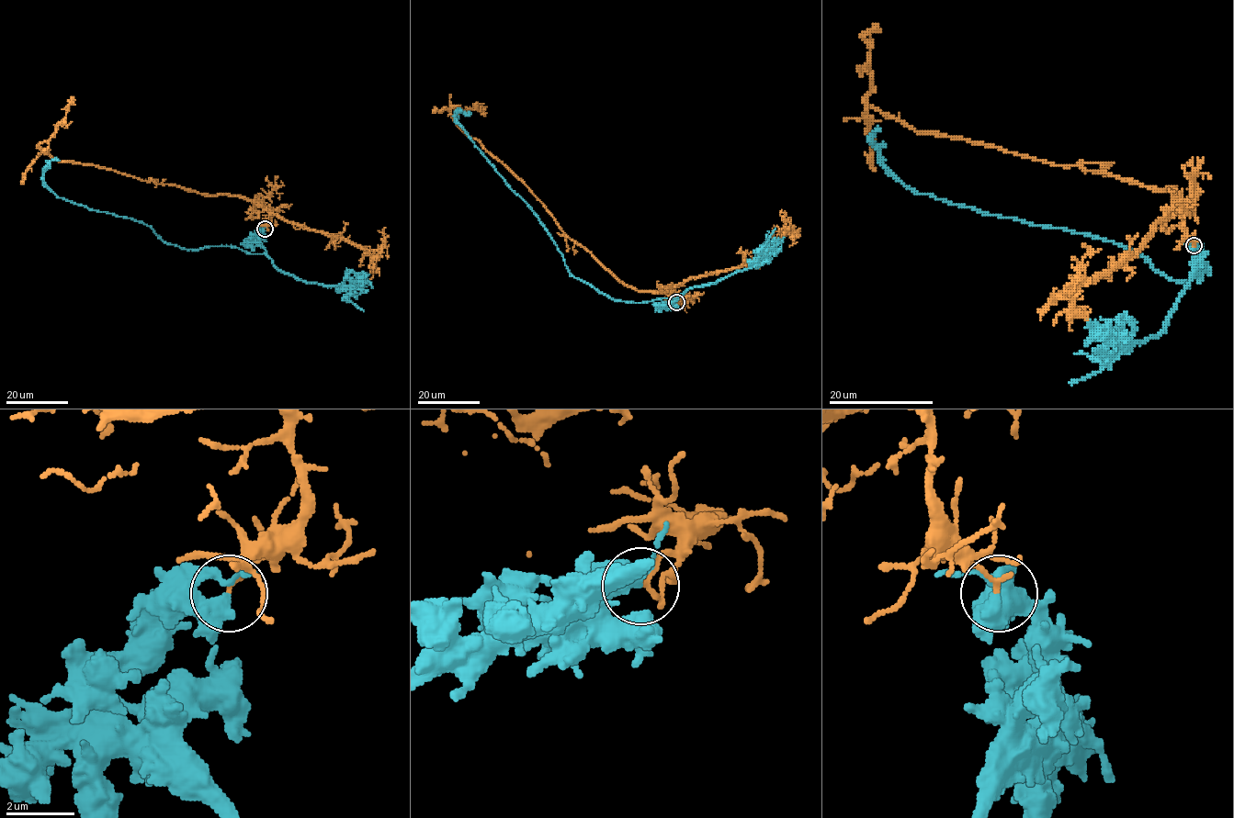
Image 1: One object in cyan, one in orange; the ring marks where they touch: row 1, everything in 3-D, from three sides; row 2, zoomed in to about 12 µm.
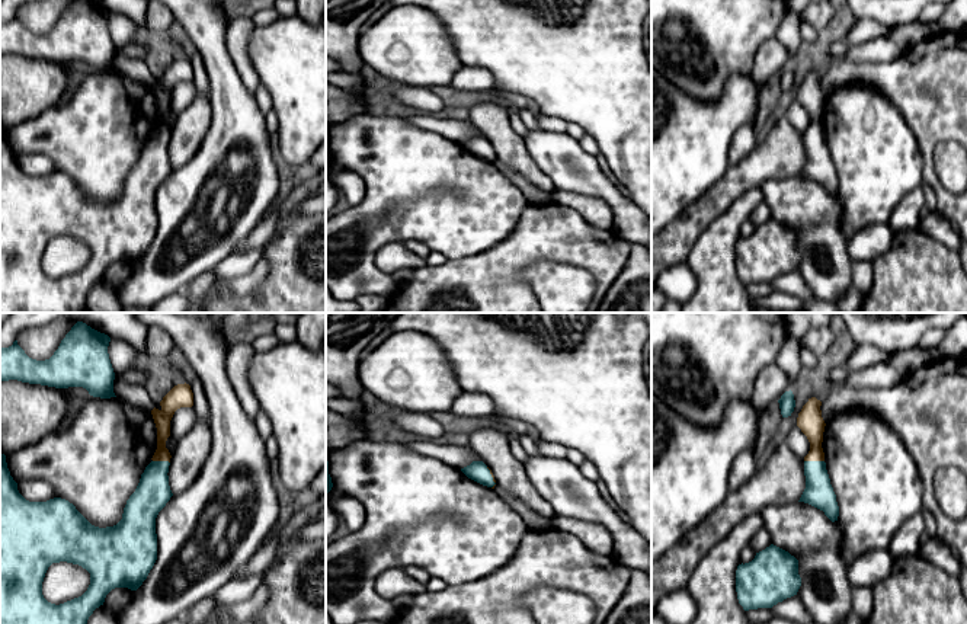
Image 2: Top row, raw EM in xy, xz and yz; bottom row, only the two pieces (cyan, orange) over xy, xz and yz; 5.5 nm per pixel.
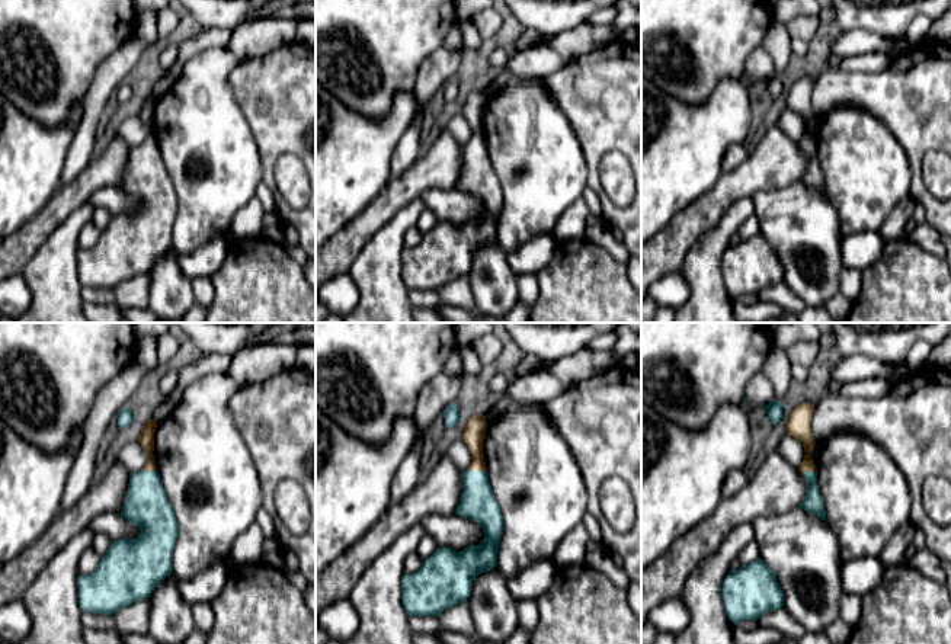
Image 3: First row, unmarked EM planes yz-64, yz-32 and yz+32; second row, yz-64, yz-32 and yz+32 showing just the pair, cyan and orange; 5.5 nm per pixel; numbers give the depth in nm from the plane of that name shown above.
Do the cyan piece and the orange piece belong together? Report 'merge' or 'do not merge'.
do not merge

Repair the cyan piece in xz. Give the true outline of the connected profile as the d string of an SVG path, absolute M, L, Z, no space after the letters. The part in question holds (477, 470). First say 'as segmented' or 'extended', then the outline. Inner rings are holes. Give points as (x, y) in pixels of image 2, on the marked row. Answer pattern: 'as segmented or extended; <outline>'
as segmented; M473 461L470 465L461 468L461 471L471 480L493 487L496 483L493 481L493 477L490 474L490 470L483 461Z

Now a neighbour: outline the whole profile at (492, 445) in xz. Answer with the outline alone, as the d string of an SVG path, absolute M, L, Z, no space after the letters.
M478 429L468 435L468 447L491 470L496 486L506 490L542 518L553 519L553 506L537 492L525 467L509 448L510 435L497 429Z

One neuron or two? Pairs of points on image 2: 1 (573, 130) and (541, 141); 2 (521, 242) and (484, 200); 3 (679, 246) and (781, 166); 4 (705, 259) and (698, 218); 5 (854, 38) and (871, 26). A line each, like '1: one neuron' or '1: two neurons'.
1: two neurons
2: two neurons
3: one neuron
4: two neurons
5: one neuron

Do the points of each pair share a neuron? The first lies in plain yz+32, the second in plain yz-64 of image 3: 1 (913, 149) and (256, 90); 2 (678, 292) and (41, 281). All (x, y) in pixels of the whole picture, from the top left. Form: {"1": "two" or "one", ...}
{"1": "one", "2": "two"}

